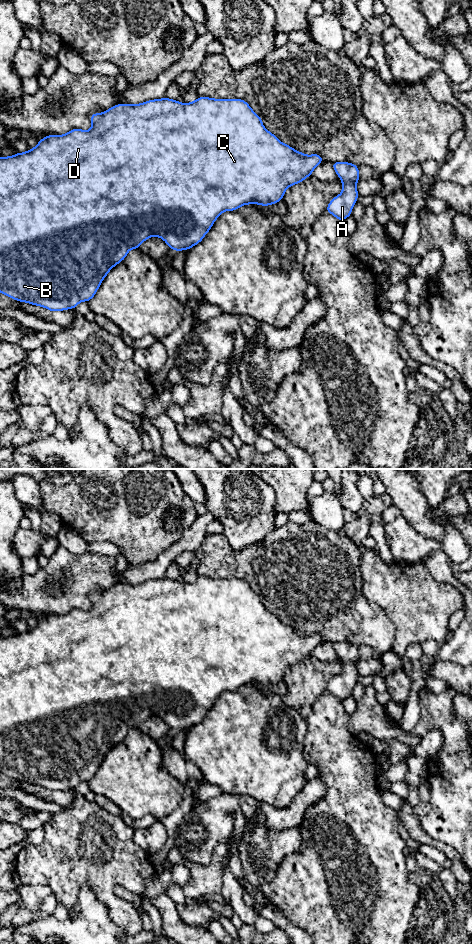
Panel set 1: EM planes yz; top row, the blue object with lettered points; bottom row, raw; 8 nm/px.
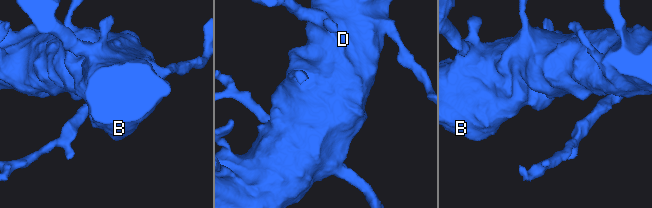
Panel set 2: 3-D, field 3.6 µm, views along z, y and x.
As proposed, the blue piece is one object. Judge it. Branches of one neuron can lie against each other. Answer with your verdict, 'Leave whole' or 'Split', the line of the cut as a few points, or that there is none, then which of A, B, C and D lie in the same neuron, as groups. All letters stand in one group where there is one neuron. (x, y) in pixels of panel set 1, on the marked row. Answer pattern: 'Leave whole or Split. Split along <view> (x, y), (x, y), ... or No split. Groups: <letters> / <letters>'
Leave whole. No split. Groups: A B C D

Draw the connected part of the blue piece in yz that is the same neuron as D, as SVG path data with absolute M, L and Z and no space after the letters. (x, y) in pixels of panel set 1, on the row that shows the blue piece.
M199 96L195 101L183 104L164 97L140 104L116 104L105 112L93 113L90 121L92 127L88 131L74 128L63 135L47 135L26 152L0 157L0 293L51 312L75 309L80 302L89 302L109 271L126 258L130 249L138 249L148 238L160 237L169 249L187 251L203 240L224 211L234 211L248 204L264 207L278 203L290 186L312 176L313 170L324 162L318 153L305 155L282 143L264 127L261 117L243 99Z

